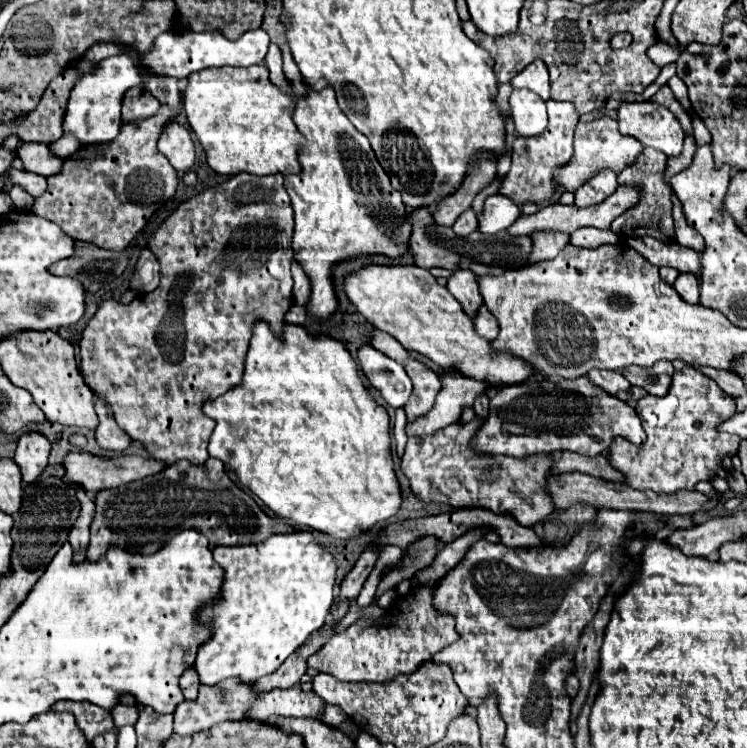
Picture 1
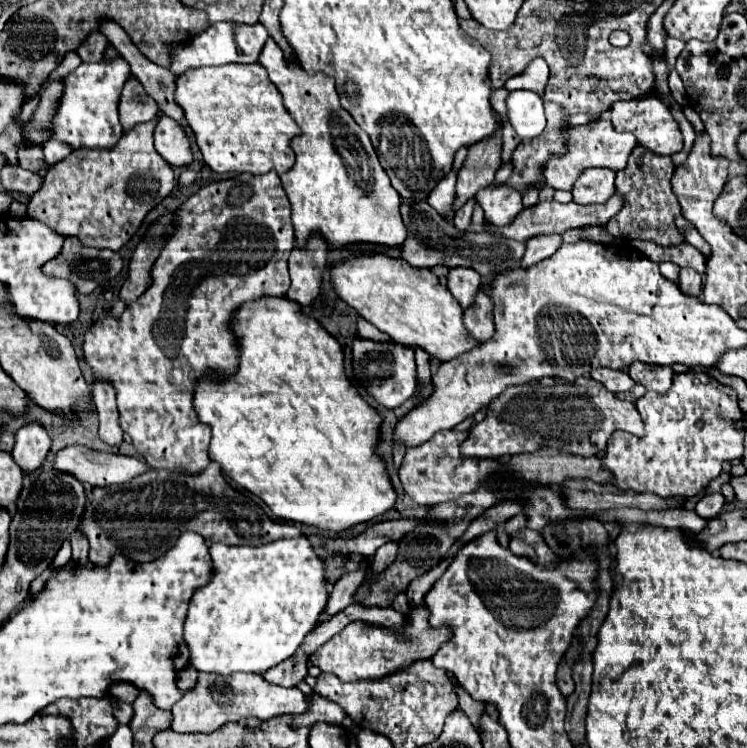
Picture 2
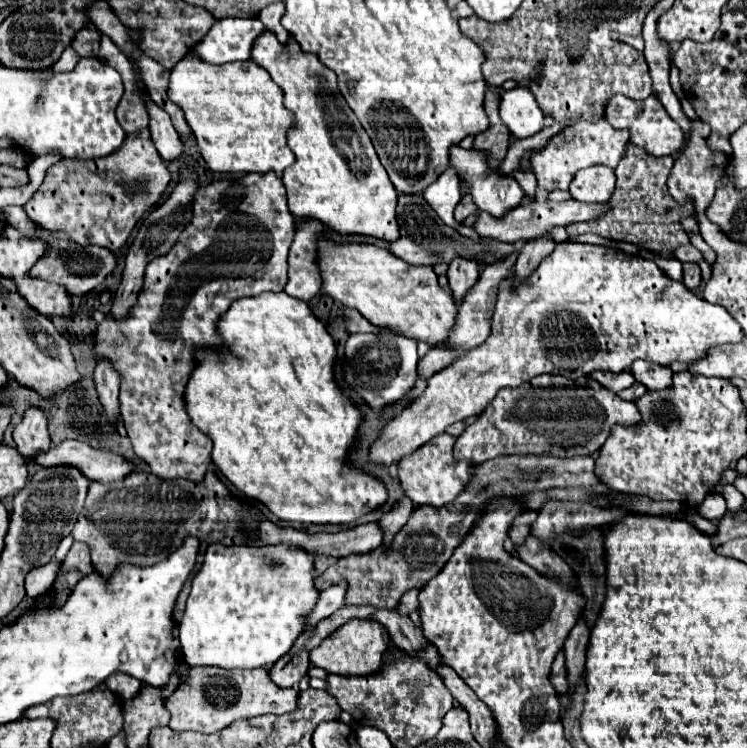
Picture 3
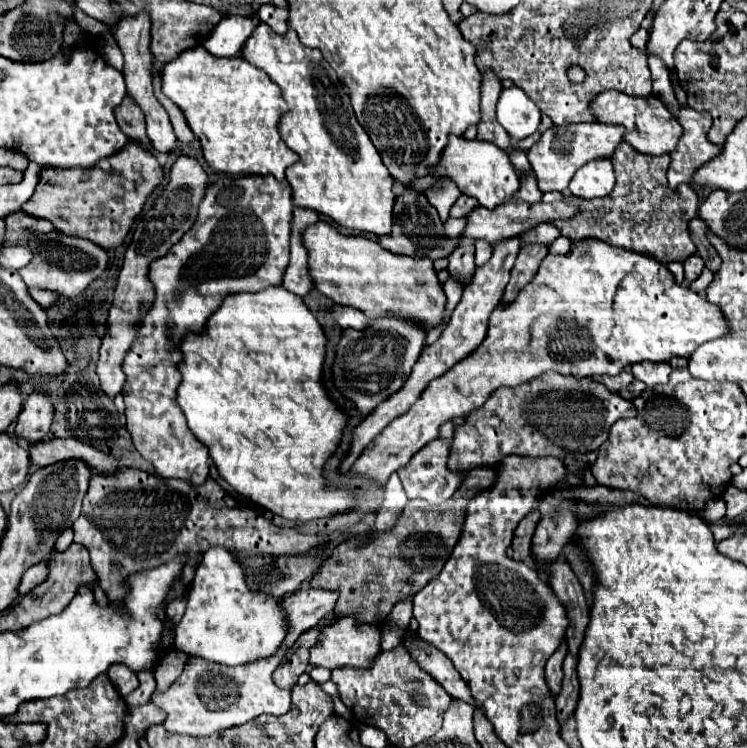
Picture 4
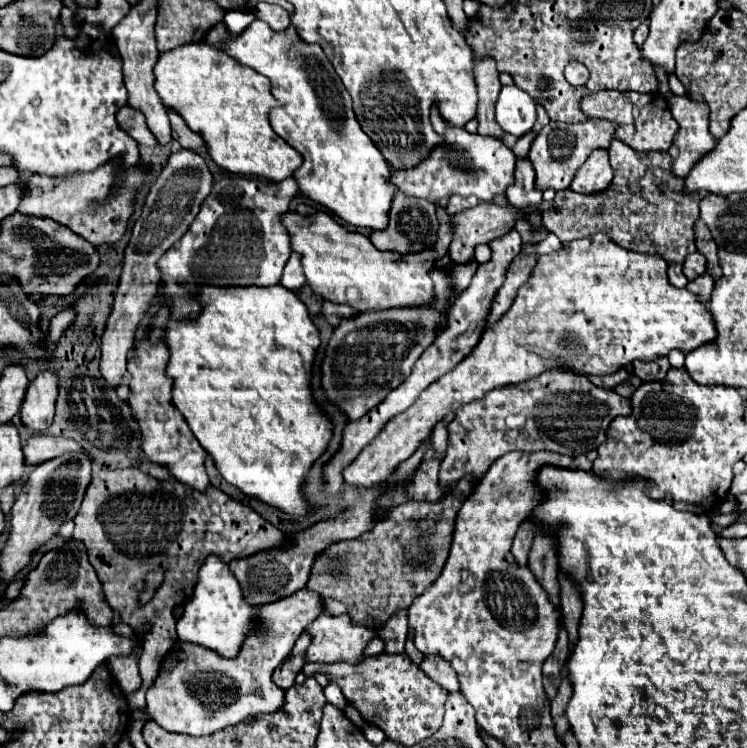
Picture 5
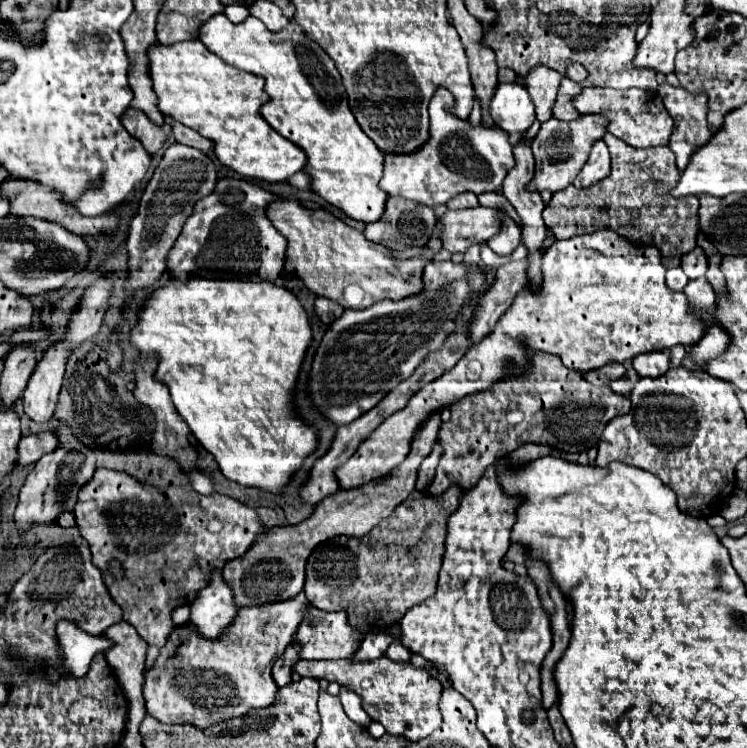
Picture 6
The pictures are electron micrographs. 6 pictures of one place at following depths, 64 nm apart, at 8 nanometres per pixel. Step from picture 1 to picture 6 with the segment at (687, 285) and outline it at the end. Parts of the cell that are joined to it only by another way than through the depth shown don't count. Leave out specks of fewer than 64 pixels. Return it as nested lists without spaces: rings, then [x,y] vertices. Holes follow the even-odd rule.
[[[700,248],[684,254],[684,256],[682,256],[682,270],[684,270],[684,274],[686,274],[690,280],[704,276],[706,270],[708,270],[706,254],[704,254]]]

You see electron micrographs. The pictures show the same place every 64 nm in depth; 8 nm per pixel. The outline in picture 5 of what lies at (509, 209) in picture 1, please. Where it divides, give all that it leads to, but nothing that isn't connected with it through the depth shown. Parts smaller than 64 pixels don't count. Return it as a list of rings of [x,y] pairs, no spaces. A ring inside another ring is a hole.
[[[432,110],[432,122],[434,130],[444,136],[446,144],[438,146],[434,154],[430,154],[430,160],[422,162],[418,170],[406,170],[406,172],[392,172],[392,182],[396,188],[404,194],[426,198],[430,202],[436,202],[444,196],[476,196],[484,202],[492,202],[496,194],[504,194],[510,184],[514,184],[514,164],[516,158],[504,142],[498,142],[498,138],[484,138],[480,134],[470,134],[464,128],[448,128],[442,122],[442,116],[438,110]]]

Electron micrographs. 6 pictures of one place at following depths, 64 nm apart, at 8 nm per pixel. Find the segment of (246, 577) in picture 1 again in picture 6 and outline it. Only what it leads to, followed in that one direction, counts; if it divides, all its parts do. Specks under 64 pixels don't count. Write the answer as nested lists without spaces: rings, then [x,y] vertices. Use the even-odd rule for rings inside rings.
[[[214,568],[210,572],[210,582],[206,588],[198,590],[196,600],[190,604],[188,628],[194,628],[206,640],[220,640],[224,632],[234,624],[238,616],[238,606],[234,604],[234,592],[226,584],[222,570]]]

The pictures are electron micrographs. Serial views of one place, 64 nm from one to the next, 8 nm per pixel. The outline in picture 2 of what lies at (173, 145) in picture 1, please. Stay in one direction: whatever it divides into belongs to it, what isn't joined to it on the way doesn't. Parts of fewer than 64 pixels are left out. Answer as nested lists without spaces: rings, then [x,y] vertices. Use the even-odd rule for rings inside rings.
[[[160,114],[158,116],[158,126],[154,132],[156,140],[156,150],[158,154],[172,166],[188,166],[192,164],[192,150],[190,150],[190,140],[184,132],[184,128],[174,122],[172,118]]]

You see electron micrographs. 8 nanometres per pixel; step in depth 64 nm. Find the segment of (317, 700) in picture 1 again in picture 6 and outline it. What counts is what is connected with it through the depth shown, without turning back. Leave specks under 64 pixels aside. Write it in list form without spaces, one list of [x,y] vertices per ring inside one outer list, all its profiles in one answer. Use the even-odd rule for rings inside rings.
[[[300,592],[284,602],[244,608],[222,642],[206,642],[198,634],[188,632],[182,632],[180,642],[176,630],[162,648],[156,666],[146,674],[144,700],[148,714],[162,724],[190,724],[206,730],[218,722],[240,718],[254,708],[272,706],[278,686],[270,670],[294,642],[308,606],[306,594]]]

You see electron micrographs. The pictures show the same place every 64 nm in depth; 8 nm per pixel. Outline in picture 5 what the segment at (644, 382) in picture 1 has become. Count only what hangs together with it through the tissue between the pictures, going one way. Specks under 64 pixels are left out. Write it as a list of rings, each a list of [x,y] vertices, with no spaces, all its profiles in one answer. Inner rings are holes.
[[[660,358],[656,362],[634,362],[632,372],[642,382],[662,382],[666,378],[666,372],[670,370],[668,358]]]

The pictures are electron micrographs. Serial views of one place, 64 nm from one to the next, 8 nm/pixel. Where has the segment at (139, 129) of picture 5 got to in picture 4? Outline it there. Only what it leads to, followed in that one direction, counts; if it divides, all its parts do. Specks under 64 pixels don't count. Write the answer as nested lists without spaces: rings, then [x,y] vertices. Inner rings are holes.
[[[126,96],[122,104],[116,108],[116,122],[130,140],[140,140],[142,144],[150,146],[150,140],[146,136],[144,112],[130,96]]]

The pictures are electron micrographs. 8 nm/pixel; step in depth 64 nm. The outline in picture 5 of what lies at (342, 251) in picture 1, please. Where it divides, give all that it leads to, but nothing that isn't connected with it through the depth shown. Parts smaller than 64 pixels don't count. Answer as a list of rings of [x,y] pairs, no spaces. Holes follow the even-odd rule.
[[[256,20],[254,26],[238,38],[226,38],[220,22],[220,26],[208,30],[206,42],[216,46],[222,44],[224,52],[240,64],[270,78],[274,96],[284,102],[284,106],[270,112],[270,124],[276,134],[304,158],[302,166],[292,172],[300,196],[328,208],[346,224],[384,230],[396,194],[396,188],[390,182],[392,170],[386,168],[386,160],[362,132],[352,110],[350,94],[322,48],[318,44],[302,42],[292,26],[284,32],[274,32],[262,20]]]

